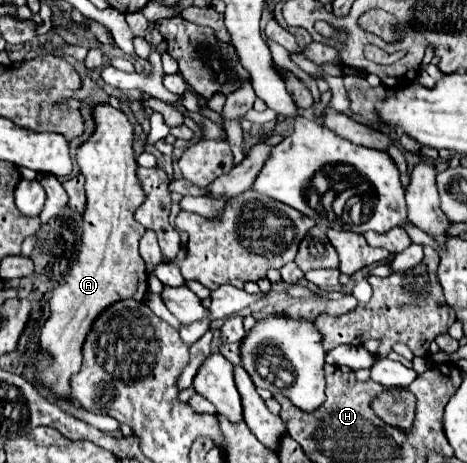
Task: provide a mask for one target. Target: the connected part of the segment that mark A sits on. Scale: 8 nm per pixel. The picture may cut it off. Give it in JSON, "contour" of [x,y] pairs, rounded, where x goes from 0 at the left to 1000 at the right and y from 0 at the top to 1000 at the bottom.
{"contour":[[[231,225],[206,229],[201,255],[206,255],[206,285],[167,320],[167,333],[163,333],[163,350],[176,367],[176,380],[184,384],[184,428],[188,428],[184,458],[180,458],[180,505],[176,505],[171,549],[167,549],[158,579],[146,592],[146,605],[111,631],[111,648],[107,648],[111,674],[86,717],[86,756],[111,773],[111,786],[99,799],[77,799],[77,786],[69,782],[69,790],[60,790],[47,808],[56,825],[99,834],[120,860],[141,864],[163,881],[176,881],[176,877],[171,877],[171,868],[163,868],[150,855],[150,816],[163,803],[171,803],[176,743],[180,743],[180,730],[188,726],[188,713],[197,708],[197,695],[227,670],[227,661],[240,661],[240,652],[257,652],[270,644],[304,648],[304,639],[317,626],[313,622],[317,592],[308,579],[308,562],[300,557],[300,544],[296,544],[296,523],[308,505],[308,488],[300,488],[287,475],[291,449],[304,445],[304,436],[308,436],[308,410],[291,380],[296,350],[291,350],[291,337],[283,324],[287,276],[261,238],[248,238]]]}

